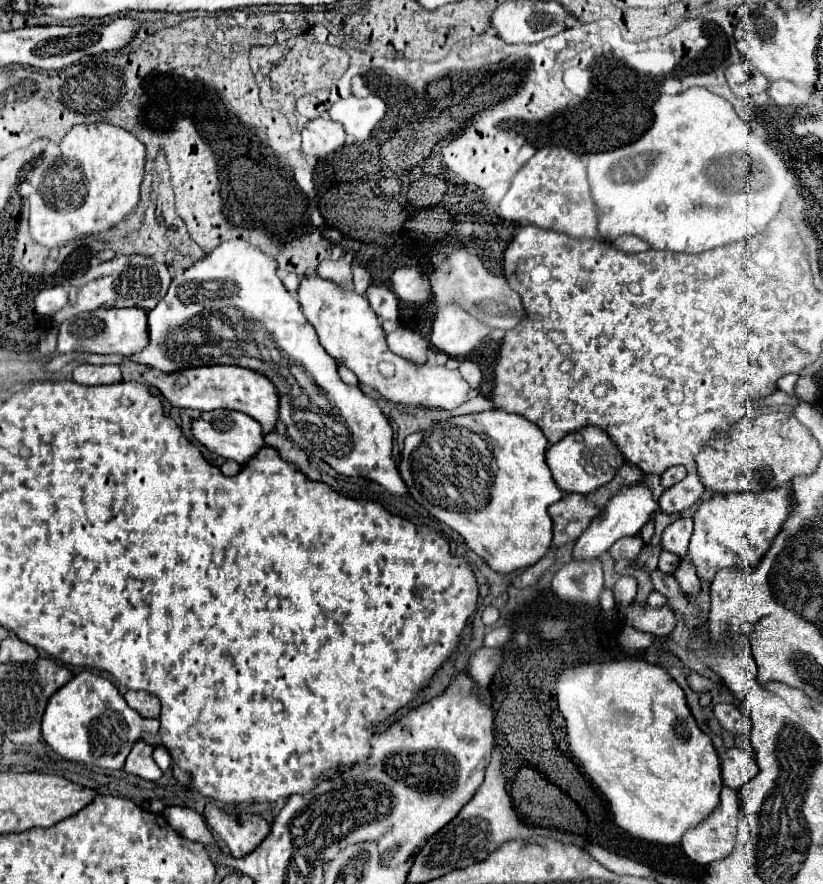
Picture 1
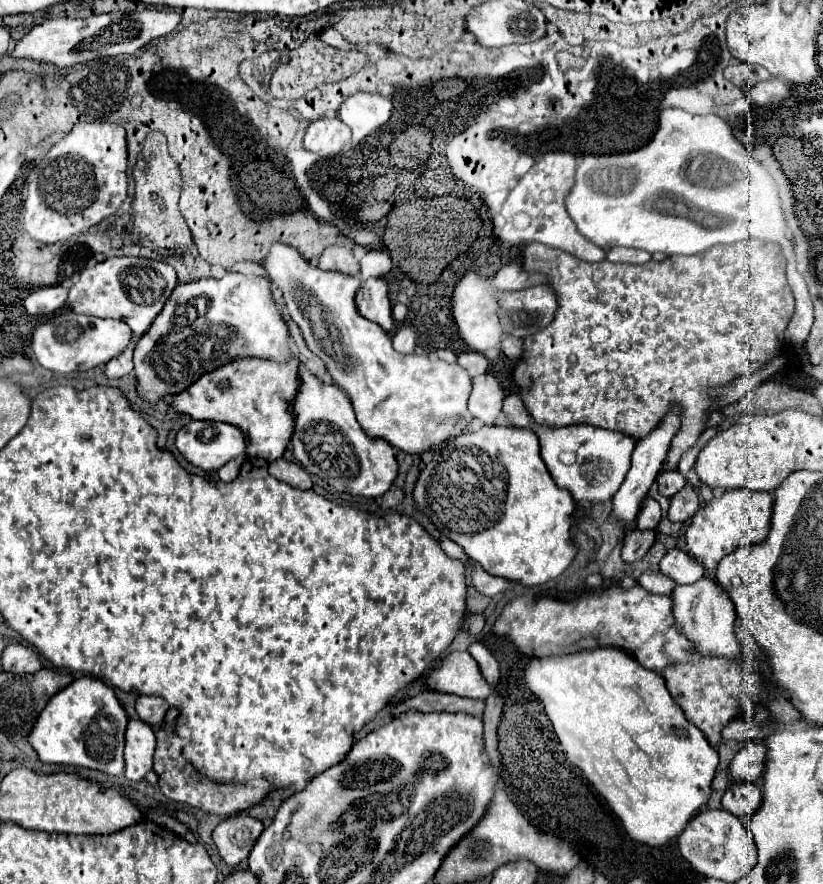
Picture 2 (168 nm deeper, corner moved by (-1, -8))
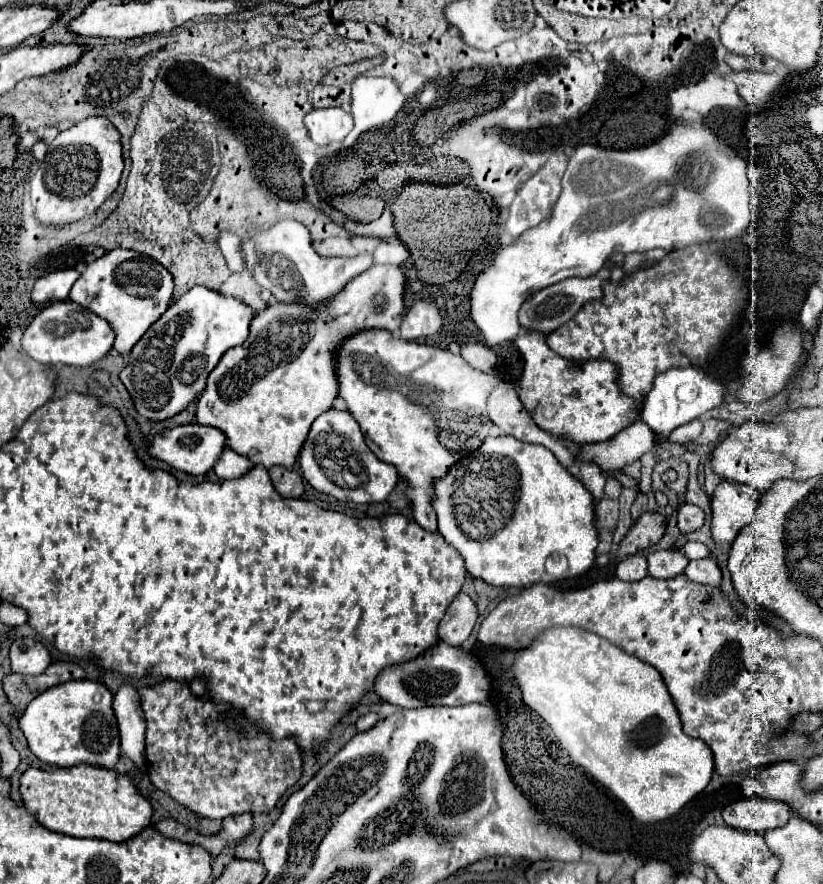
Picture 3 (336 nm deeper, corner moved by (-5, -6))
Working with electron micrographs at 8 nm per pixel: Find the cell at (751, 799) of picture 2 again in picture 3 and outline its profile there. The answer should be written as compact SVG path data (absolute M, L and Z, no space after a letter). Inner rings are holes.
M744 797L732 805L726 805L722 817L726 825L732 825L734 829L760 835L772 827L782 827L792 817L792 809L782 801Z

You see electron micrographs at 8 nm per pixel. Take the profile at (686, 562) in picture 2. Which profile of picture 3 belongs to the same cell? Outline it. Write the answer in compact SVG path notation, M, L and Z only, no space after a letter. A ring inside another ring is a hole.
M686 543L682 549L678 549L688 561L696 561L696 559L706 559L710 555L708 547L704 543Z

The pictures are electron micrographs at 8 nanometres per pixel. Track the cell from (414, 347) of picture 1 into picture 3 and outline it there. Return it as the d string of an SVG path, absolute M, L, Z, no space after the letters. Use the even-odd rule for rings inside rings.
M418 301L410 307L400 325L400 337L404 341L414 341L420 337L434 335L442 327L442 317L436 305L428 301Z

